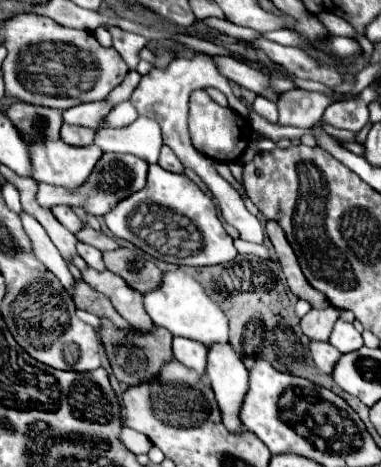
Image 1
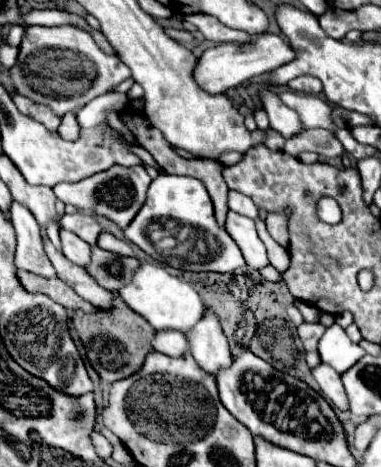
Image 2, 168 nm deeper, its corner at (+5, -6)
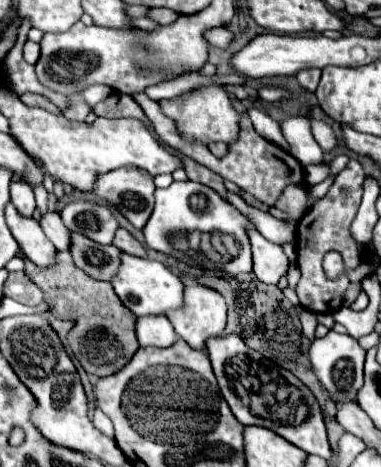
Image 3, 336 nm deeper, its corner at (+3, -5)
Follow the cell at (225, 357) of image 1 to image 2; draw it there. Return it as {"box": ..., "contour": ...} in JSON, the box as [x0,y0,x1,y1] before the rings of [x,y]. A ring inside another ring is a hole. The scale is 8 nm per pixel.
{"box":[186,311,232,377],"contour":[[[206,311],[202,321],[196,323],[194,331],[190,331],[186,337],[192,357],[206,373],[216,377],[220,369],[232,365],[228,341],[222,333],[222,327],[218,327],[218,317],[212,311]]]}

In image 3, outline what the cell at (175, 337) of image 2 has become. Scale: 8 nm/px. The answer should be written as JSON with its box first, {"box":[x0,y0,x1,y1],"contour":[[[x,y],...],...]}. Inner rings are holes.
{"box":[136,316,178,346],"contour":[[[138,316],[136,318],[136,336],[140,346],[172,346],[178,336],[172,330],[172,324],[164,316]]]}

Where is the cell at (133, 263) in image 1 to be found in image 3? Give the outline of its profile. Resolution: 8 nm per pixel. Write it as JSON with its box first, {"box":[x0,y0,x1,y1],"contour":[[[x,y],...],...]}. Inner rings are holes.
{"box":[70,232,120,280],"contour":[[[70,232],[70,254],[74,264],[94,280],[110,280],[120,266],[120,250],[88,240],[78,232]]]}

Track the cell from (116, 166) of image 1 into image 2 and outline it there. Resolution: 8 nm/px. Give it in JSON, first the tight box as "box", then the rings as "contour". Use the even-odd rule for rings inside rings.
{"box":[52,165,152,227],"contour":[[[112,165],[110,169],[94,173],[94,175],[78,181],[78,183],[58,183],[52,191],[66,205],[74,205],[80,211],[102,215],[108,221],[116,223],[118,227],[126,227],[126,223],[130,223],[130,219],[142,207],[150,181],[152,181],[150,175],[140,165],[134,165],[134,167]]]}

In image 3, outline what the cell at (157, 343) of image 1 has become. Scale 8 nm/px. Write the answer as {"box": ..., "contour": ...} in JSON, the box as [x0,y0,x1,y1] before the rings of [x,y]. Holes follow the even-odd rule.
{"box":[16,252,140,376],"contour":[[[22,252],[16,256],[24,258],[24,272],[44,292],[44,302],[52,304],[50,312],[62,320],[74,322],[74,328],[68,332],[68,344],[88,374],[110,376],[130,362],[130,358],[140,348],[134,332],[136,316],[126,310],[124,304],[120,304],[110,282],[86,278],[82,270],[72,266],[72,256],[68,252],[56,252],[56,262],[46,268],[36,266]]]}

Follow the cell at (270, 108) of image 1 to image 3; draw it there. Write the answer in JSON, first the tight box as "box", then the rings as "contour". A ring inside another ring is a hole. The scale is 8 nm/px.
{"box":[248,108,284,150],"contour":[[[256,108],[248,110],[248,116],[250,116],[252,124],[254,124],[254,130],[256,130],[264,140],[268,140],[268,142],[272,142],[272,144],[276,144],[276,146],[280,146],[280,148],[284,150],[284,136],[282,136],[280,126],[278,126],[276,120],[272,120],[266,112],[256,110]]]}

